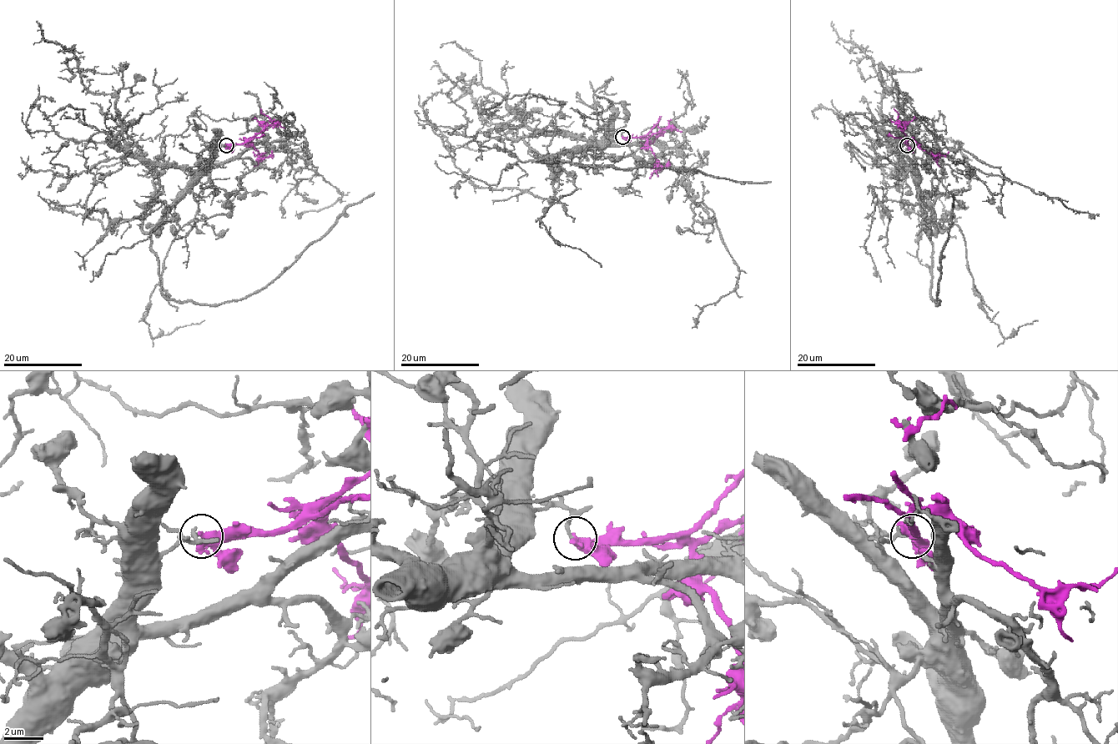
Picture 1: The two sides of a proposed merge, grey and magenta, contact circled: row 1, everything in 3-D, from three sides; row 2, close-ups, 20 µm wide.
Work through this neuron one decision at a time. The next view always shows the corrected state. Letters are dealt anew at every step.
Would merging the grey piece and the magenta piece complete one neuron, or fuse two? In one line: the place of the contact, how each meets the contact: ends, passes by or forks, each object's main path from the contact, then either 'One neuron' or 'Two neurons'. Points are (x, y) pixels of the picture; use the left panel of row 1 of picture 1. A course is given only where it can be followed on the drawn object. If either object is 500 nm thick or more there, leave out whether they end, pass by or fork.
Place: (226, 145). At the ring grey ends. At the ring magenta ends. Course of grey: (226, 145), (145, 233), (144, 211), (159, 179), (113, 143), (29, 132), (31, 105), (42, 96), (55, 102). Course of magenta: (226, 145), (244, 143), (271, 123), (260, 108). Two neurons

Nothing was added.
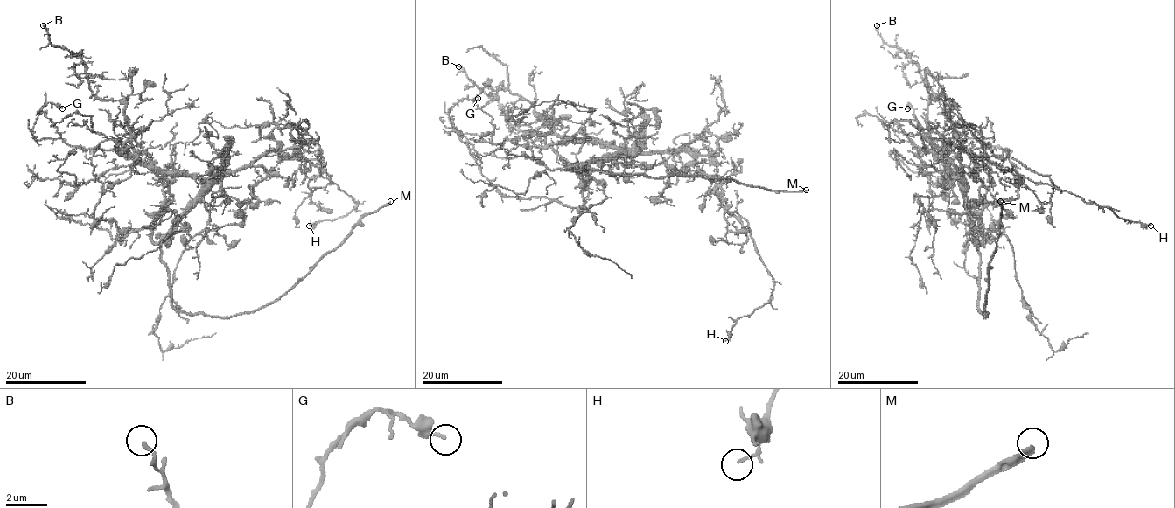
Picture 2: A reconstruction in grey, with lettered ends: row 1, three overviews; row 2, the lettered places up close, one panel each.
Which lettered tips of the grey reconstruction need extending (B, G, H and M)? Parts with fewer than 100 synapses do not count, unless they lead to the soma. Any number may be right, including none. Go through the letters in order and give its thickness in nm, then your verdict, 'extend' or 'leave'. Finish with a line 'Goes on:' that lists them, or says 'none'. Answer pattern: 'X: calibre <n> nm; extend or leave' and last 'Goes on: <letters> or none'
B: calibre 150 nm; leave
G: calibre 130 nm; leave
H: calibre 90 nm; leave
M: calibre 280 nm; extend
Goes on: M

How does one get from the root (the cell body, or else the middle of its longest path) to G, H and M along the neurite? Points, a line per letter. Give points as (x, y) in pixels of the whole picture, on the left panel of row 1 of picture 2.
G: (183, 216), (155, 243), (170, 188), (145, 164), (118, 149), (36, 139), (38, 112), (49, 102), (62, 108)
H: (183, 216), (222, 176), (276, 151), (303, 158), (308, 177), (326, 177), (358, 202), (345, 215), (309, 226)
M: (183, 216), (161, 244), (171, 304), (191, 314), (231, 316), (254, 312), (279, 299), (365, 215), (390, 201)

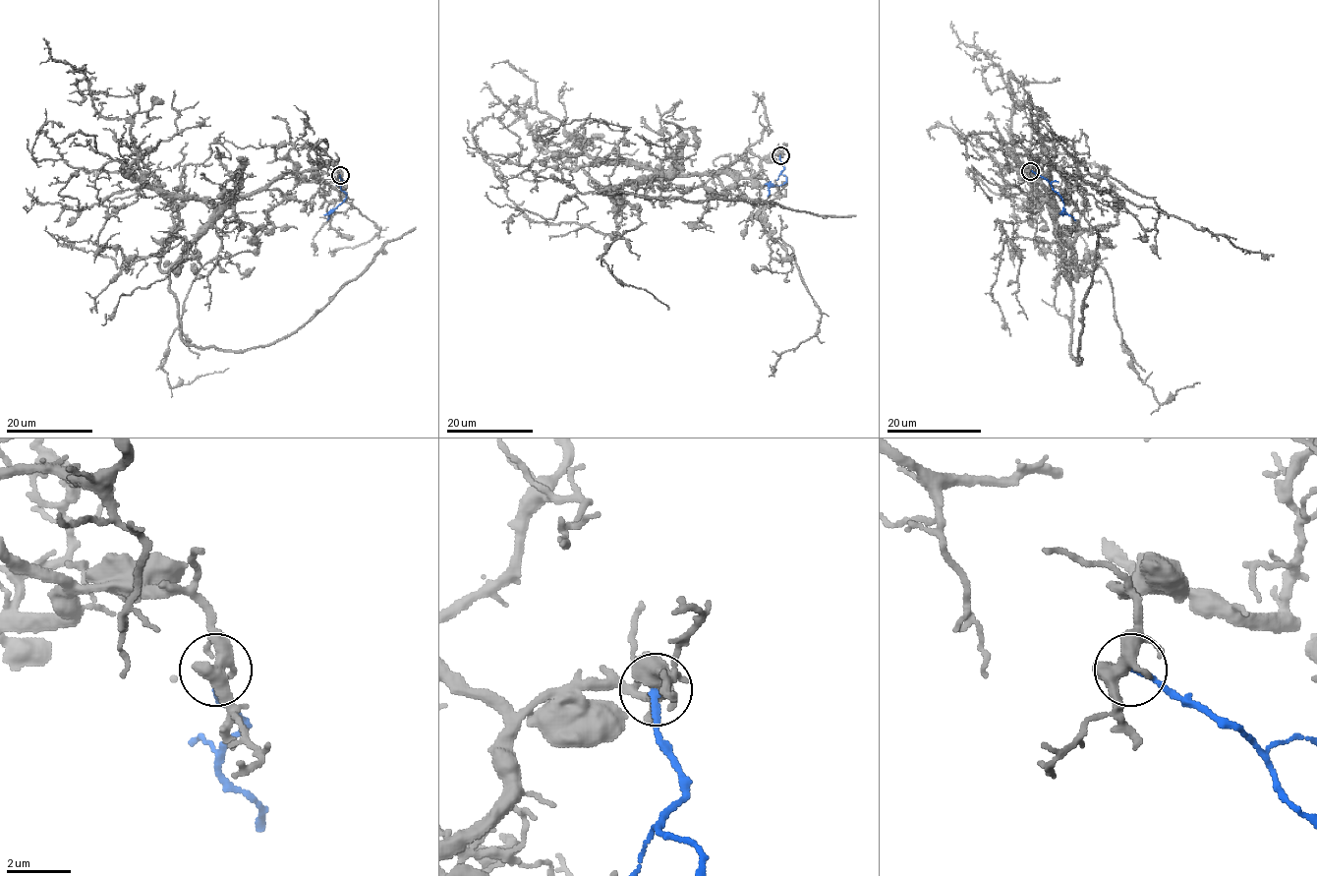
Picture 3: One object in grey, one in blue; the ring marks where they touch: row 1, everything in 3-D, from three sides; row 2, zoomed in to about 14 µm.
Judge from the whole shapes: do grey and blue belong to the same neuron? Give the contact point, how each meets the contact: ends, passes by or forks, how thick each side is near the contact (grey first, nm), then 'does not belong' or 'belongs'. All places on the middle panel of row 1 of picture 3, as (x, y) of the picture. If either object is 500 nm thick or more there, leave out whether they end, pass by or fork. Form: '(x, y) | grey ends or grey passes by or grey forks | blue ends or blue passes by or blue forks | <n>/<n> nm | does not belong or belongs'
(780, 155) | grey forks | blue ends | 440/170 nm | does not belong

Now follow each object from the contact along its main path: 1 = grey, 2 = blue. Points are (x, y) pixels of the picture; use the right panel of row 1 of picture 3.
1: (1031, 170), (1031, 158), (1054, 164), (1067, 276), (1072, 242), (1117, 220), (1106, 167), (1015, 155), (988, 118)
2: (1031, 170), (1052, 186), (1064, 203), (1064, 209), (1076, 220)

